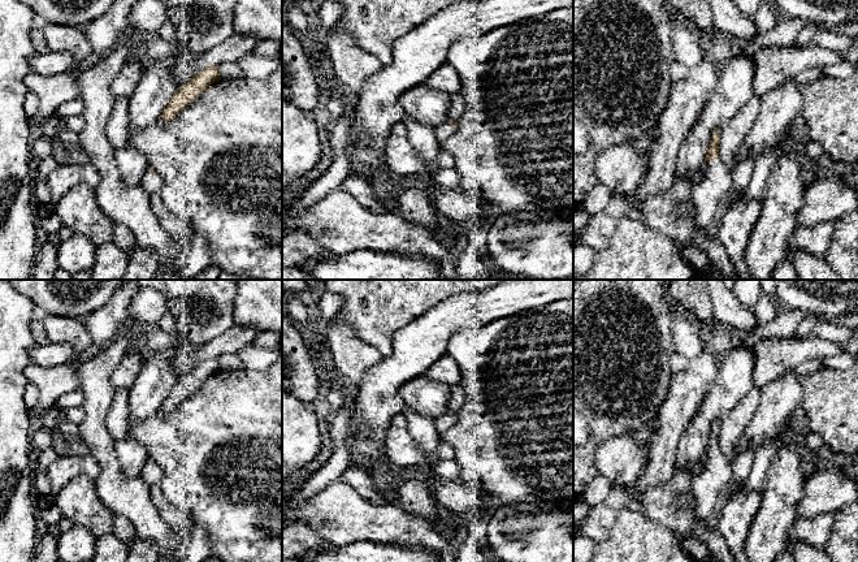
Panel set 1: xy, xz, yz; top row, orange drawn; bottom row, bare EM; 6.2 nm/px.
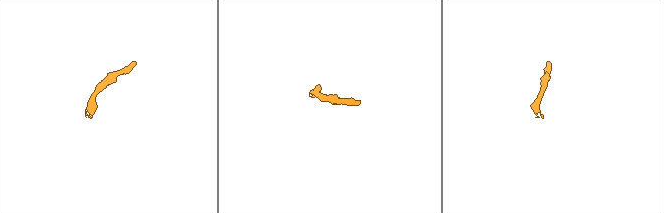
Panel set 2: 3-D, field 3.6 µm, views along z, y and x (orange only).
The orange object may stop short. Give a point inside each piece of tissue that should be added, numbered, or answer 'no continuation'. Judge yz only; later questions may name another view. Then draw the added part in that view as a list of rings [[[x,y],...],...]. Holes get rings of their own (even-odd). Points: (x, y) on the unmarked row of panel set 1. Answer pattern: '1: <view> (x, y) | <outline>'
1: yz (706, 487) | [[[720,449],[707,454],[707,466],[697,476],[692,477],[690,488],[696,498],[696,516],[705,519],[715,506],[722,489],[732,479],[732,466],[724,462]]]

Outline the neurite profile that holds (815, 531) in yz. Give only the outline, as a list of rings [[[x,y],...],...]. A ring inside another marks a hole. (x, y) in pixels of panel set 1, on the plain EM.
[[[824,513],[814,518],[797,518],[788,531],[789,540],[807,542],[818,549],[824,549],[833,527],[835,513]]]

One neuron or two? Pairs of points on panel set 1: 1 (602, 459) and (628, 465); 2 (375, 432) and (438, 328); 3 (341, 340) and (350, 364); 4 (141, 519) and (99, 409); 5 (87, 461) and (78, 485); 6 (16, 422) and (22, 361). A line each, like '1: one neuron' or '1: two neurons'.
1: one neuron
2: one neuron
3: one neuron
4: one neuron
5: two neurons
6: one neuron

